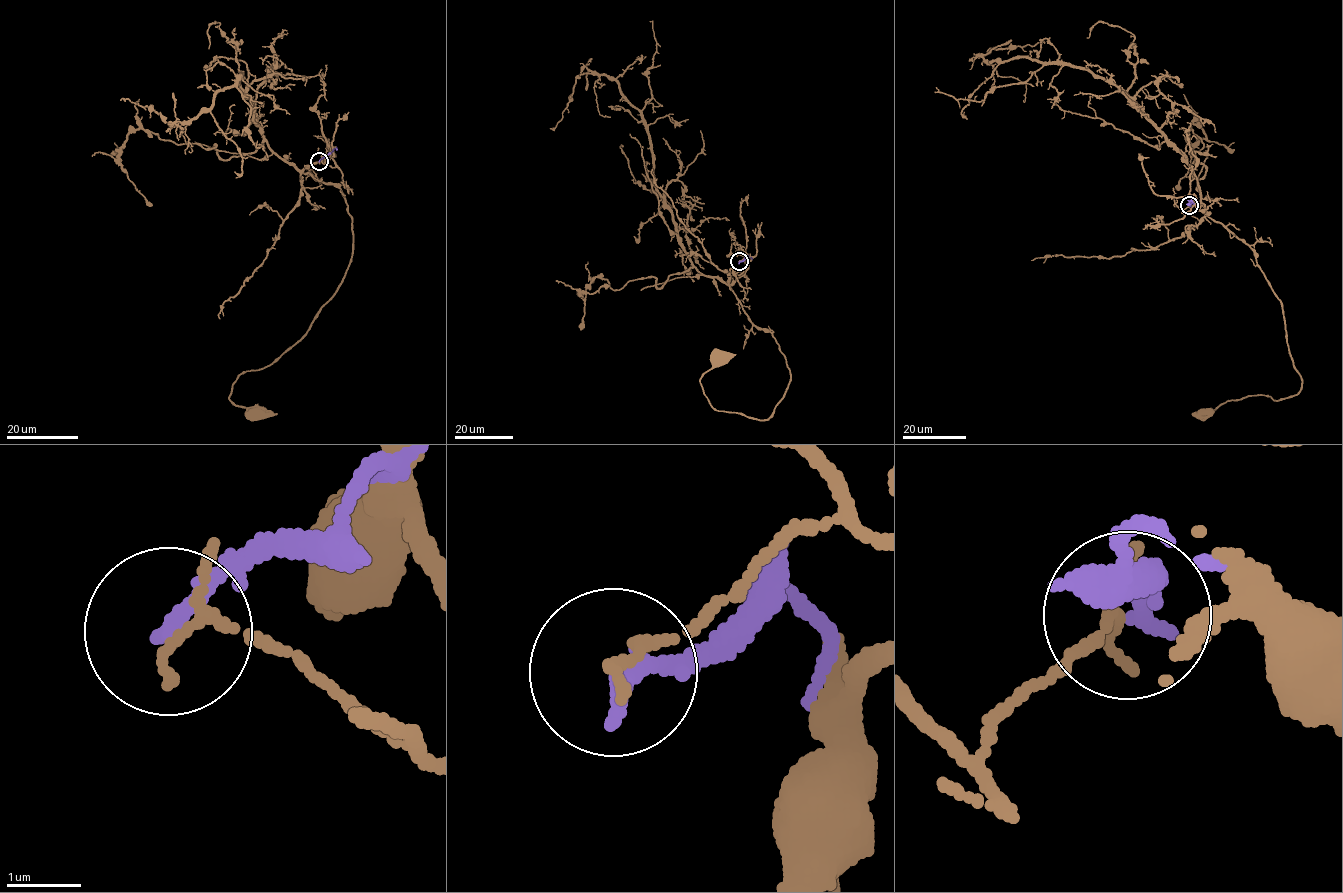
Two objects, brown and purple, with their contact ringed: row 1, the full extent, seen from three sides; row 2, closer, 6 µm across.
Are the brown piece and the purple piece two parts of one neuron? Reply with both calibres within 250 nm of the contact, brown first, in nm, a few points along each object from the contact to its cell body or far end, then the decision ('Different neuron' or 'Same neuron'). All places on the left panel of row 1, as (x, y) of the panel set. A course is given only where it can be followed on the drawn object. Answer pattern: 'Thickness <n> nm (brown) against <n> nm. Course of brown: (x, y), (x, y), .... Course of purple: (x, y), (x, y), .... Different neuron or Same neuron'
Thickness 120 nm (brown) against 240 nm. Course of brown: (319, 162), (335, 166), (302, 172), (340, 189), (351, 262), (299, 340), (235, 382), (229, 400), (253, 412). Course of purple: (319, 161), (335, 148), (336, 150). Different neuron

